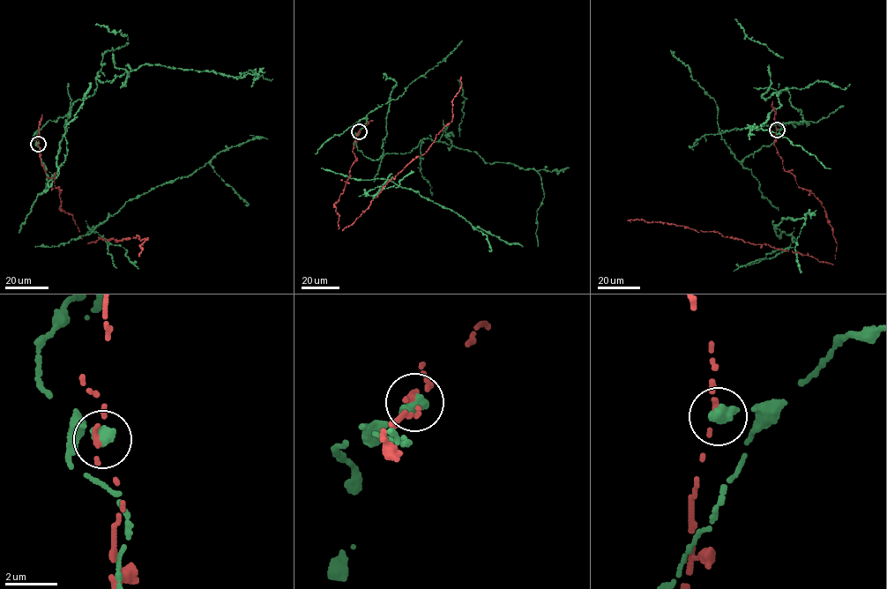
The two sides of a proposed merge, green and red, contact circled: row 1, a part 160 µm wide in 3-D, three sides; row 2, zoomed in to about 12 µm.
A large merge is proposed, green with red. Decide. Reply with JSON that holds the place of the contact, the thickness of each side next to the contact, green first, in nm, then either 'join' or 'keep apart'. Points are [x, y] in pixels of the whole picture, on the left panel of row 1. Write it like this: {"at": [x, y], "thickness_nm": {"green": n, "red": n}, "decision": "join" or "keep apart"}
{"at": [38, 144], "thickness_nm": {"green": 500, "red": 280}, "decision": "keep apart"}

